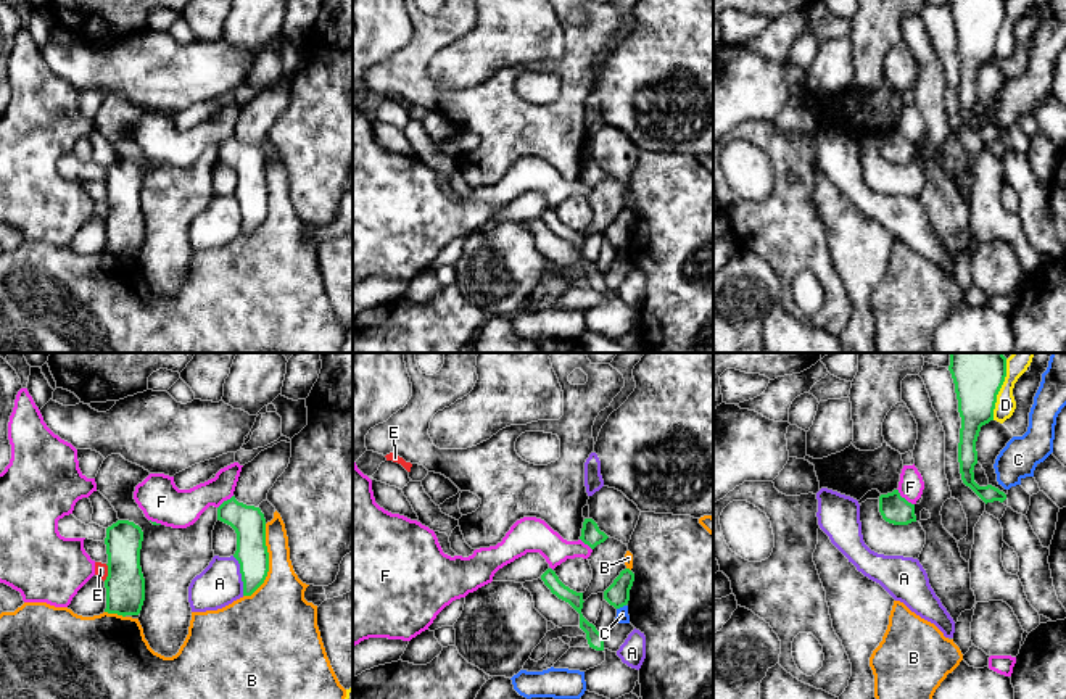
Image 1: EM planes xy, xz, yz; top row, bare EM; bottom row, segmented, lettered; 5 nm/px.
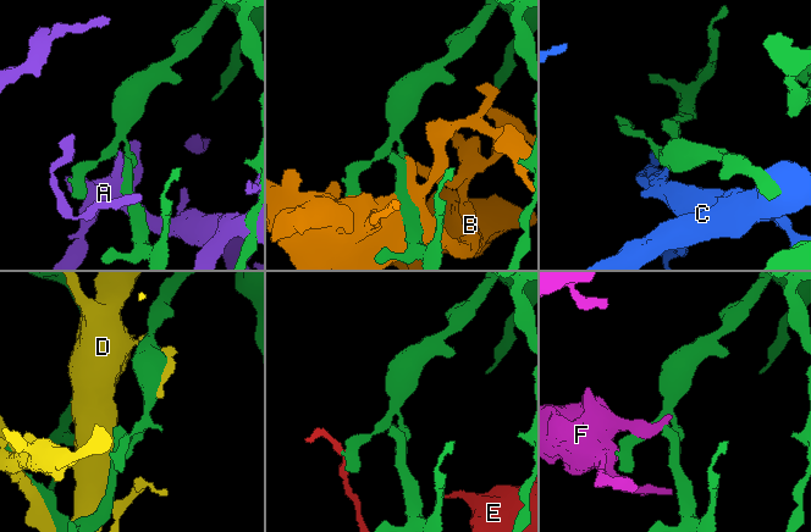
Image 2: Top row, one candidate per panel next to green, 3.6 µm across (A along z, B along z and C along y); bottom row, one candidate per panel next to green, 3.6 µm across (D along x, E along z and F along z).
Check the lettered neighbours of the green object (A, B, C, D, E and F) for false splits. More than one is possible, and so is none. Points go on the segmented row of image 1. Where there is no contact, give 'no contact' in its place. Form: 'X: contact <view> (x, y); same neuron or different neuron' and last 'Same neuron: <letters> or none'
A: contact xy (242, 575); different neuron
B: contact xy (268, 562); different neuron
C: contact xz (620, 606); different neuron
D: contact yz (999, 390); different neuron
E: contact xy (108, 572); different neuron
F: contact yz (904, 498); different neuron
Same neuron: none

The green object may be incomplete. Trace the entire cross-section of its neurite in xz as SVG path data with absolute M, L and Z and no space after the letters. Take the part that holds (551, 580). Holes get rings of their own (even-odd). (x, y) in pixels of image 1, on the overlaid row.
M547 569L541 575L541 580L551 589L552 594L556 594L559 599L568 602L580 614L580 628L586 633L589 647L593 647L596 651L604 651L604 636L581 614L583 602L585 602L583 593L576 593L576 591L570 589L568 586L565 586L552 569Z

